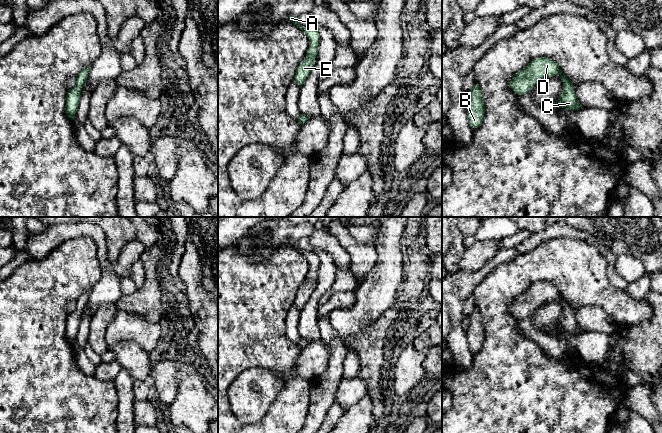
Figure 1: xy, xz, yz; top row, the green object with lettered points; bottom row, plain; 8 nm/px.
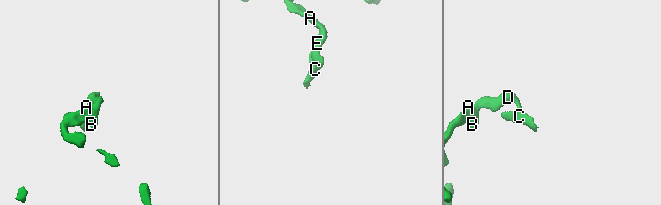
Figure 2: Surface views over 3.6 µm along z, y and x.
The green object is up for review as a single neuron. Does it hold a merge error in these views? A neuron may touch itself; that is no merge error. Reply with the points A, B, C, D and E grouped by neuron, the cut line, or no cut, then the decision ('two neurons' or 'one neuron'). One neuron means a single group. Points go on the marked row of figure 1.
A B C D E; no cut; one neuron

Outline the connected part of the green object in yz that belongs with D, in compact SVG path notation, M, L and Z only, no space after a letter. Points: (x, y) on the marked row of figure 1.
M548 57L533 59L512 77L510 86L517 95L524 95L541 80L555 75L561 76L563 90L554 107L572 111L582 108L575 95L574 85L562 73L557 63Z

